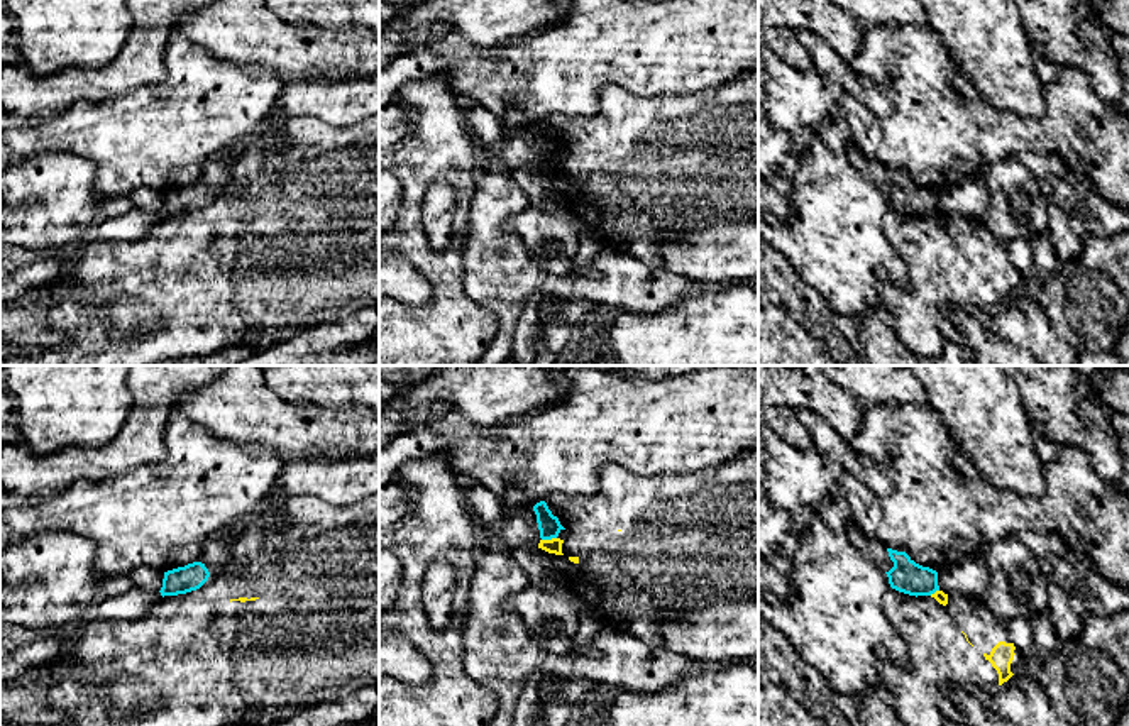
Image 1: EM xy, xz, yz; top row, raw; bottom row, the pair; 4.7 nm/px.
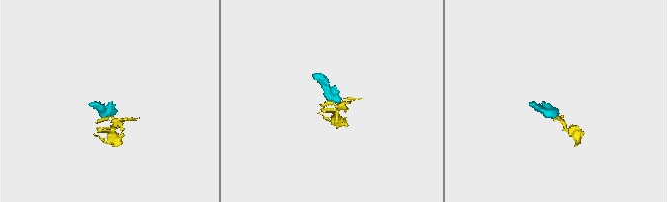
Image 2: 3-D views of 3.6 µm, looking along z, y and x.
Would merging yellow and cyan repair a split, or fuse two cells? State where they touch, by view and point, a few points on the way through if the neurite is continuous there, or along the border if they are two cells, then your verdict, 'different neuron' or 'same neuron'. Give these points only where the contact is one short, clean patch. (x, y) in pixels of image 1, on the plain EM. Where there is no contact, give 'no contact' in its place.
xz (549, 161) | along xz (556, 158), (542, 161) | different neuron

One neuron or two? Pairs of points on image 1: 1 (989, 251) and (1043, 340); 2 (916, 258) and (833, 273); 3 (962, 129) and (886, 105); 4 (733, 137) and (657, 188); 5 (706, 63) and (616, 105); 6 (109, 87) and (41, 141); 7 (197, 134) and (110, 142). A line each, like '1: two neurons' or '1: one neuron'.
1: two neurons
2: two neurons
3: two neurons
4: one neuron
5: two neurons
6: two neurons
7: one neuron

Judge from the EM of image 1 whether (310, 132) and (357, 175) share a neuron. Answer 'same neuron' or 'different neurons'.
same neuron

